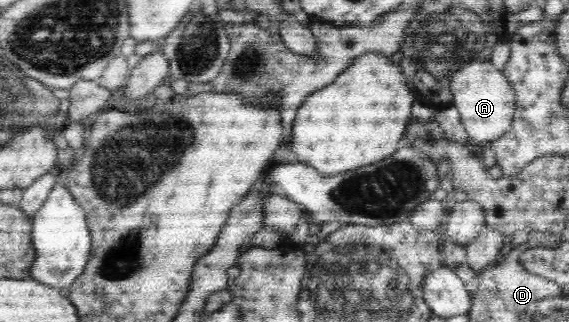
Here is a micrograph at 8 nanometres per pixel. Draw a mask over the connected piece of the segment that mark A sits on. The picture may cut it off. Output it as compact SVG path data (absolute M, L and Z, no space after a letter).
M491 59L489 61L471 61L470 63L461 66L456 72L450 74L447 80L450 84L450 91L452 93L452 96L454 97L452 99L452 104L459 110L459 115L461 116L463 127L465 128L465 130L467 130L467 135L469 136L469 146L473 149L473 151L478 153L478 148L481 147L481 145L485 145L490 141L499 139L499 137L501 137L511 127L514 111L516 108L515 90L512 88L512 85L508 82L508 79L506 78L504 73L501 70L497 69L495 65L493 65Z

